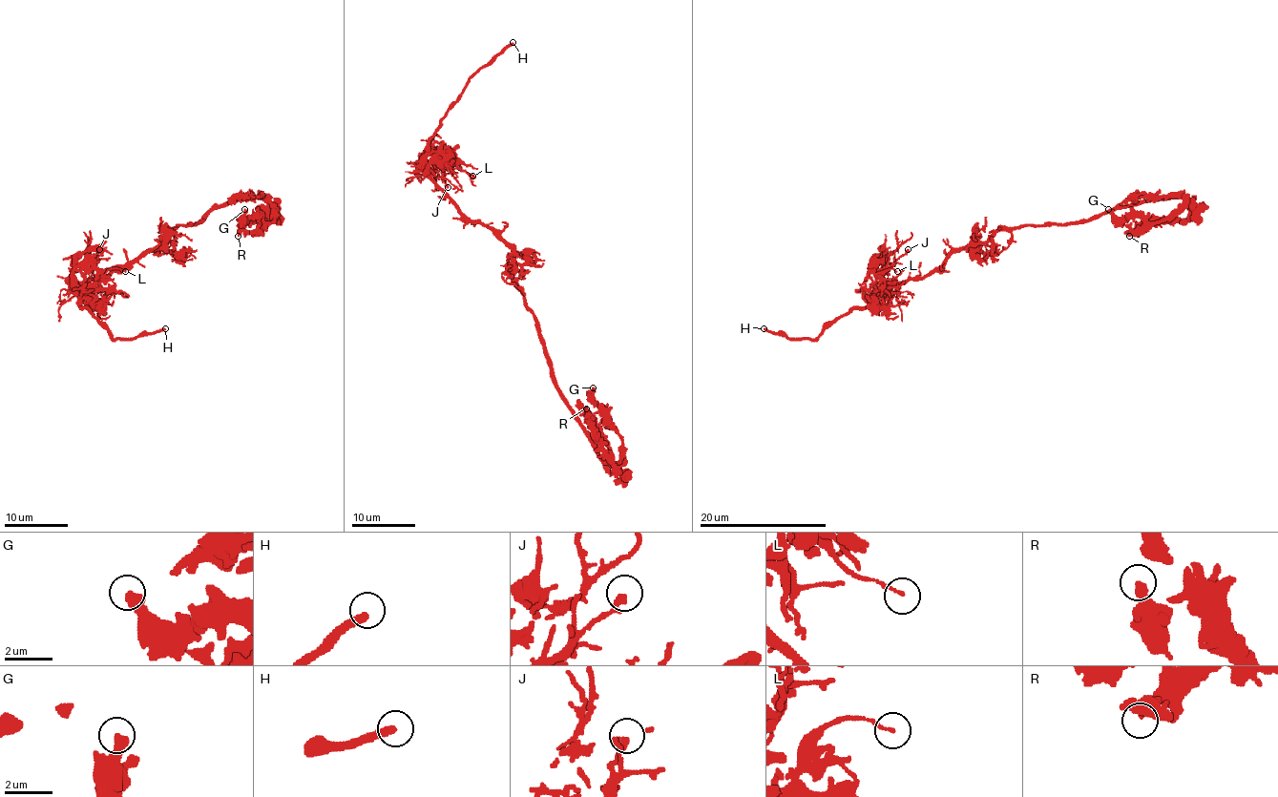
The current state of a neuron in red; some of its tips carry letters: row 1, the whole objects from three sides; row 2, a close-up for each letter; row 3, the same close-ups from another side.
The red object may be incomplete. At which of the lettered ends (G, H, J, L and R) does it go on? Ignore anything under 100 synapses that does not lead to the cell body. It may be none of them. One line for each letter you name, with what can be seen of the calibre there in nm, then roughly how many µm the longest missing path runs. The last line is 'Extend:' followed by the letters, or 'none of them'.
H: 320 nm thick; about 45 µm are missing
Extend: H

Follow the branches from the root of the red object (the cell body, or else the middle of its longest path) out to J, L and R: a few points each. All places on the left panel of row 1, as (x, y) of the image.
J: (166, 233), (165, 242), (151, 247), (141, 257), (104, 276), (75, 283), (73, 275), (89, 273), (99, 249)
L: (166, 233), (165, 242), (127, 262), (108, 278), (89, 281), (77, 292), (87, 292), (113, 268), (125, 271)
R: (166, 233), (176, 225), (194, 225), (214, 207), (261, 197), (271, 204), (273, 220), (238, 236)

